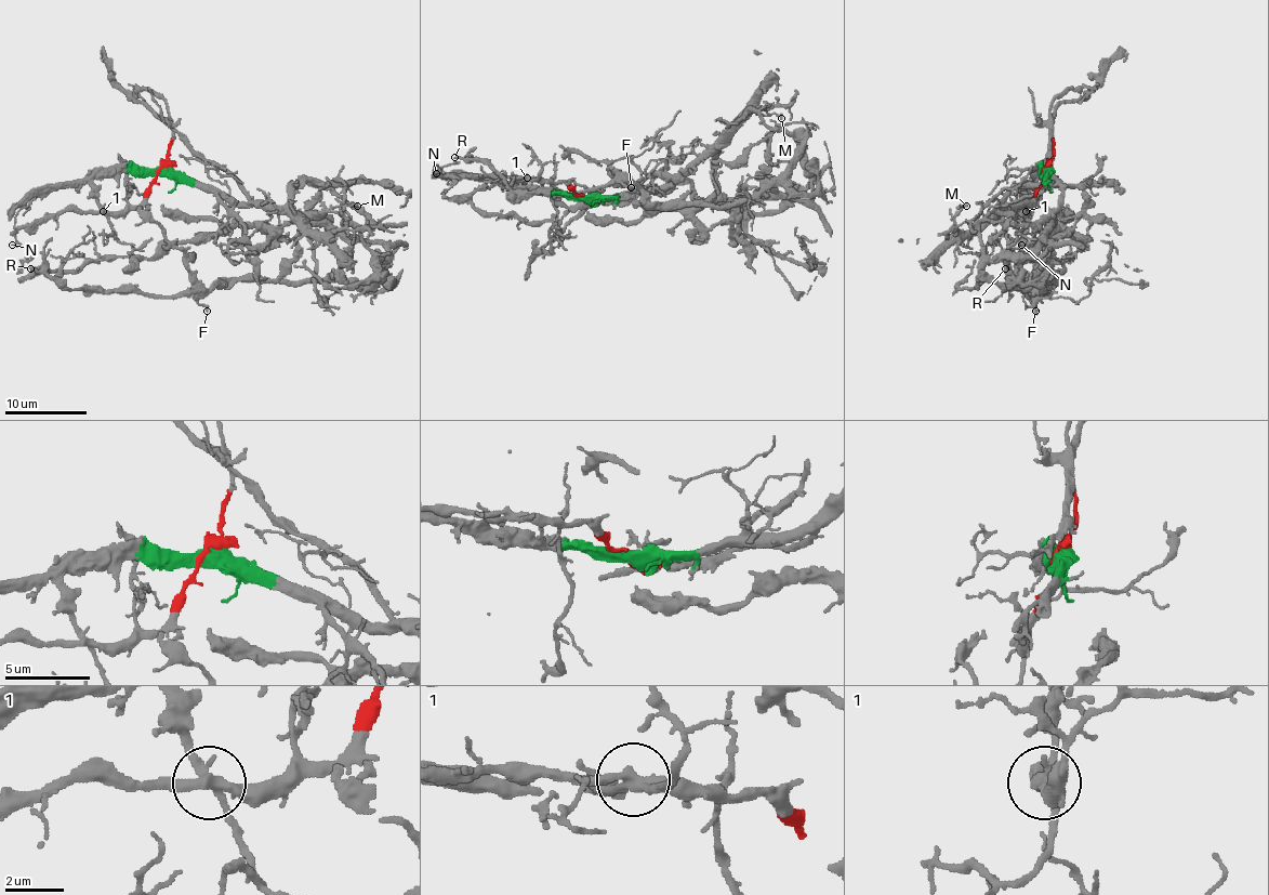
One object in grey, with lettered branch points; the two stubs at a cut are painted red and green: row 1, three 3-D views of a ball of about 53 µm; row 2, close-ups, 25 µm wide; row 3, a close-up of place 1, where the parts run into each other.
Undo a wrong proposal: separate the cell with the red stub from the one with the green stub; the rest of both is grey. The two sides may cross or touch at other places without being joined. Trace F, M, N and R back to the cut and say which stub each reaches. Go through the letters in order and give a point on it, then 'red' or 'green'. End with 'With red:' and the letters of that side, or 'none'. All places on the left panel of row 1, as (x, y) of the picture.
F: at (207, 311); green
M: at (357, 206); green
N: at (12, 245); red
R: at (30, 268); green
With red: N

